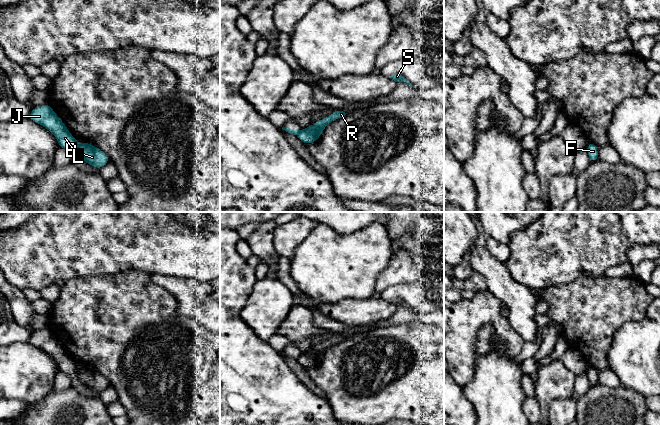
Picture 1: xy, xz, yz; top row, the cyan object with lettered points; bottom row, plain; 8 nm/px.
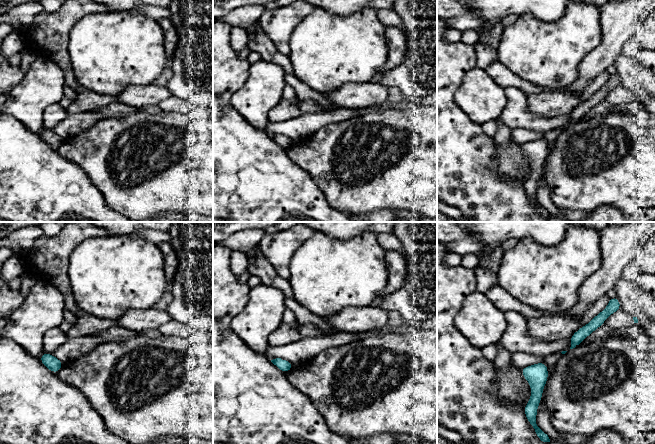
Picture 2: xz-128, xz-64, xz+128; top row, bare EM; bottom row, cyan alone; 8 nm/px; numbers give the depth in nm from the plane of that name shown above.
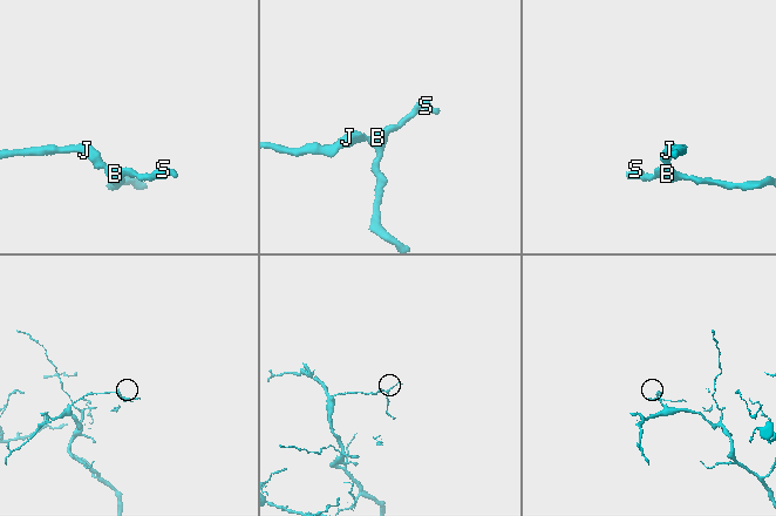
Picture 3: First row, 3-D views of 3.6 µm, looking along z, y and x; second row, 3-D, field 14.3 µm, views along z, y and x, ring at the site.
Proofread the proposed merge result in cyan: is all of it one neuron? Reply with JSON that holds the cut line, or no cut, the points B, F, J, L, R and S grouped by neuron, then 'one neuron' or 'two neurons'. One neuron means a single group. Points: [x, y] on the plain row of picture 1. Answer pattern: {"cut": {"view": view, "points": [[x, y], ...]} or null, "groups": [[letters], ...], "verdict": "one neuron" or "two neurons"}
{"cut": {"view": "xy", "points": [[77, 368], [75, 372]]}, "groups": [["B", "F", "R", "S"], ["J", "L"]], "verdict": "two neurons"}

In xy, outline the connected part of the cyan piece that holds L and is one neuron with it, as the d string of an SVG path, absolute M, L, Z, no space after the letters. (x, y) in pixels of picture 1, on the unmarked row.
M47 327L31 333L28 343L50 355L57 362L60 372L66 374L76 373L76 362L71 359L64 346L57 340L50 328Z

